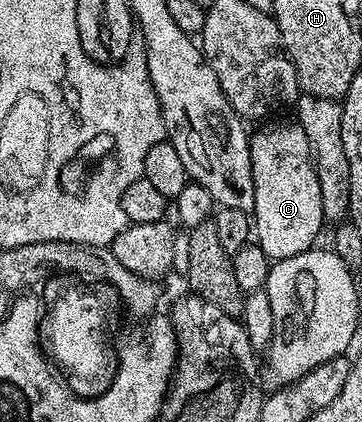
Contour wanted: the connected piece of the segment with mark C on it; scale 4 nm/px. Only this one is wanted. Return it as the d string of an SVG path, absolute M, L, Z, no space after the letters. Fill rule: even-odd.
M295 121L272 123L260 126L263 128L255 133L253 131L249 140L251 173L255 188L255 203L251 217L257 245L267 253L270 260L276 261L310 250L316 244L314 241L322 225L325 225L325 218L322 213L322 193L319 190L317 171L311 164L310 146L306 134ZM303 170L305 170L305 182L298 183L294 171Z

